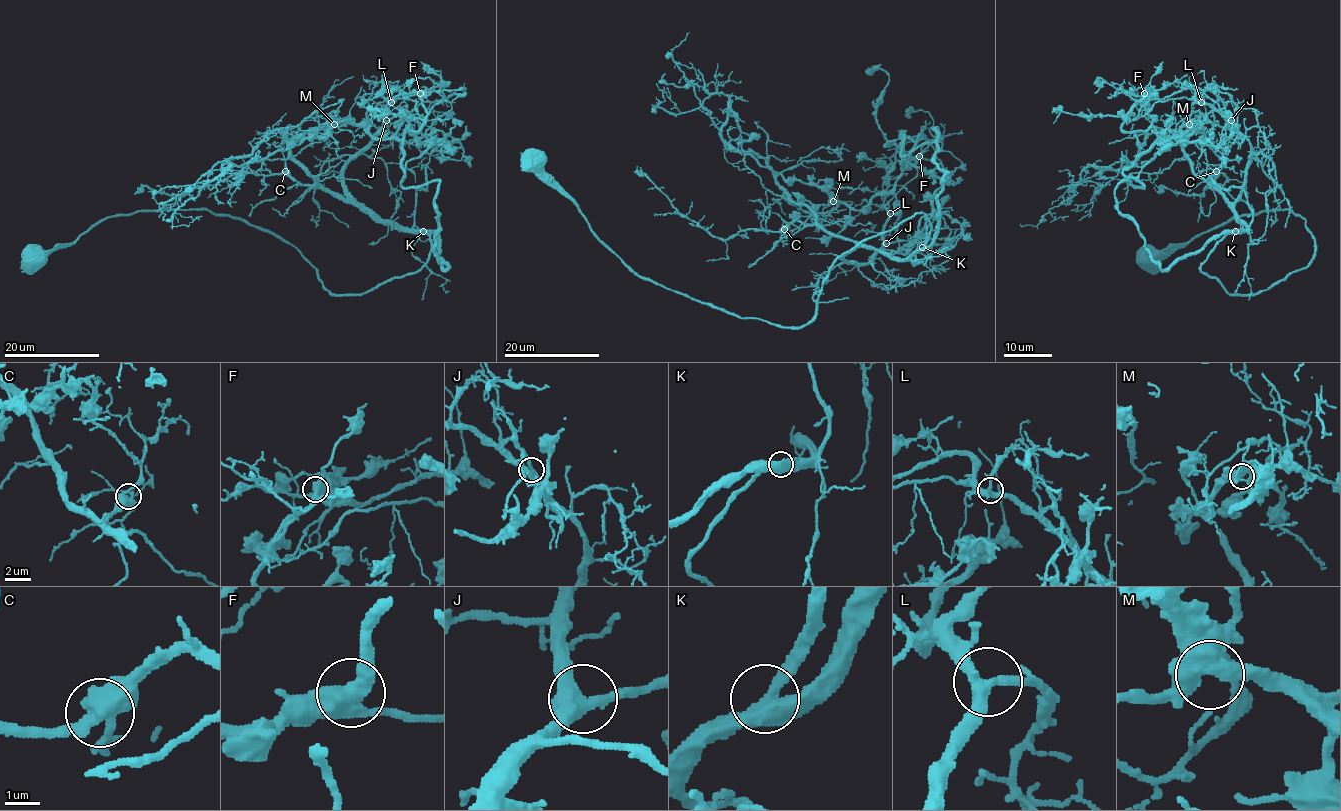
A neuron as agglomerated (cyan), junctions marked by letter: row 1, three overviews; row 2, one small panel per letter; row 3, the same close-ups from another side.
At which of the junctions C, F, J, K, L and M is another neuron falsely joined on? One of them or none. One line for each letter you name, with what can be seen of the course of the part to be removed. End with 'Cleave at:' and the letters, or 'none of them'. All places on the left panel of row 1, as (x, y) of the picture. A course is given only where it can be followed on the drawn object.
Cleave at: none of them

